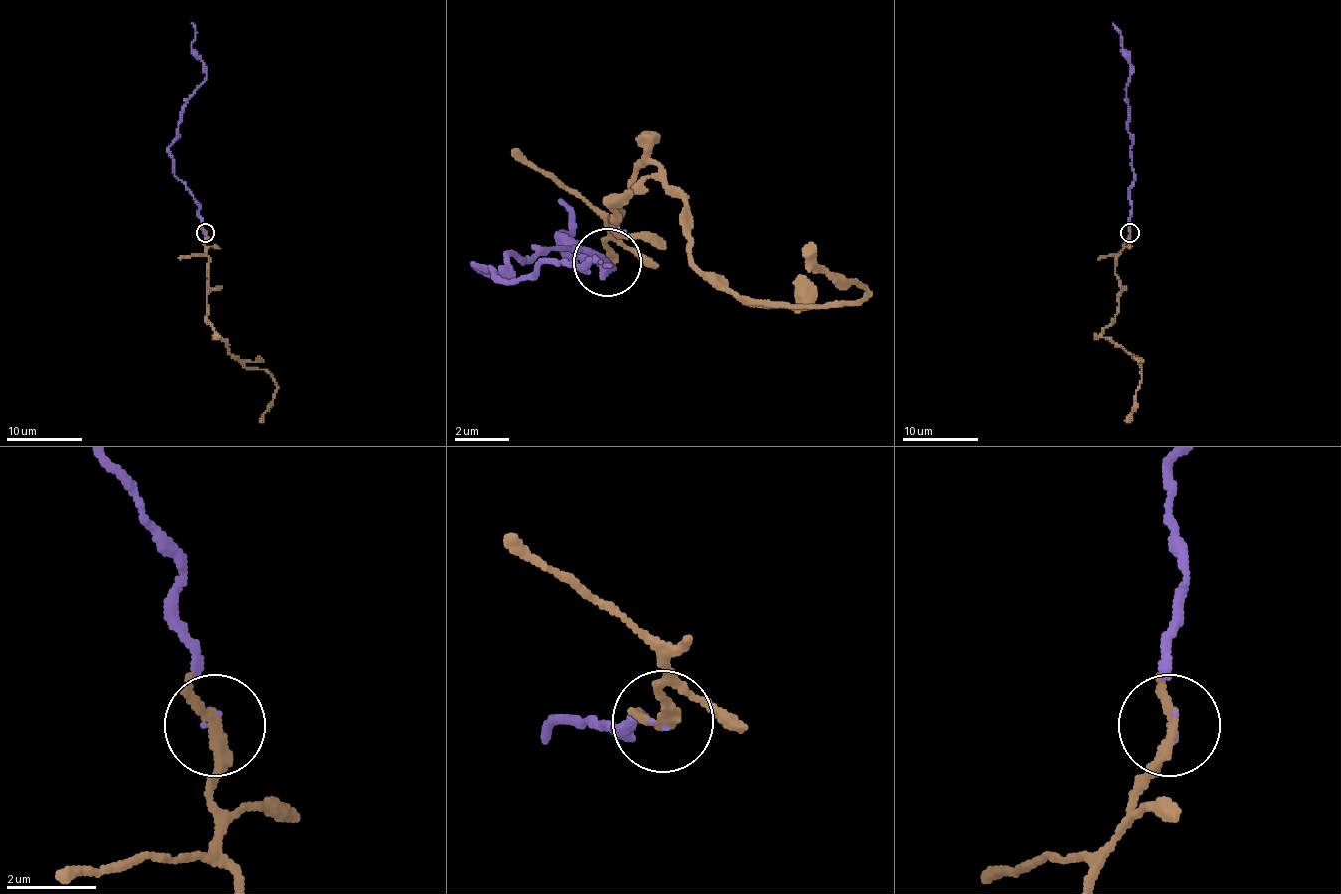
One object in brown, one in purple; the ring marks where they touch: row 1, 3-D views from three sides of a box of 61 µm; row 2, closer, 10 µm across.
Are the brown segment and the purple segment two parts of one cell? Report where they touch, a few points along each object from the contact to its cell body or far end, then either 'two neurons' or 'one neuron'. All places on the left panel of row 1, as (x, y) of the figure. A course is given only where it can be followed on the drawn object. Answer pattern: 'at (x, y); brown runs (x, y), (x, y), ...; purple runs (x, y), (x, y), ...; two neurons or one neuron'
at (205, 232); brown runs (205, 233), (208, 267), (206, 320), (231, 354), (246, 367), (265, 369), (276, 386), (273, 405), (259, 422); purple runs (205, 233), (199, 203), (176, 178), (169, 150), (182, 106), (206, 76), (206, 66), (191, 48), (191, 23); one neuron

